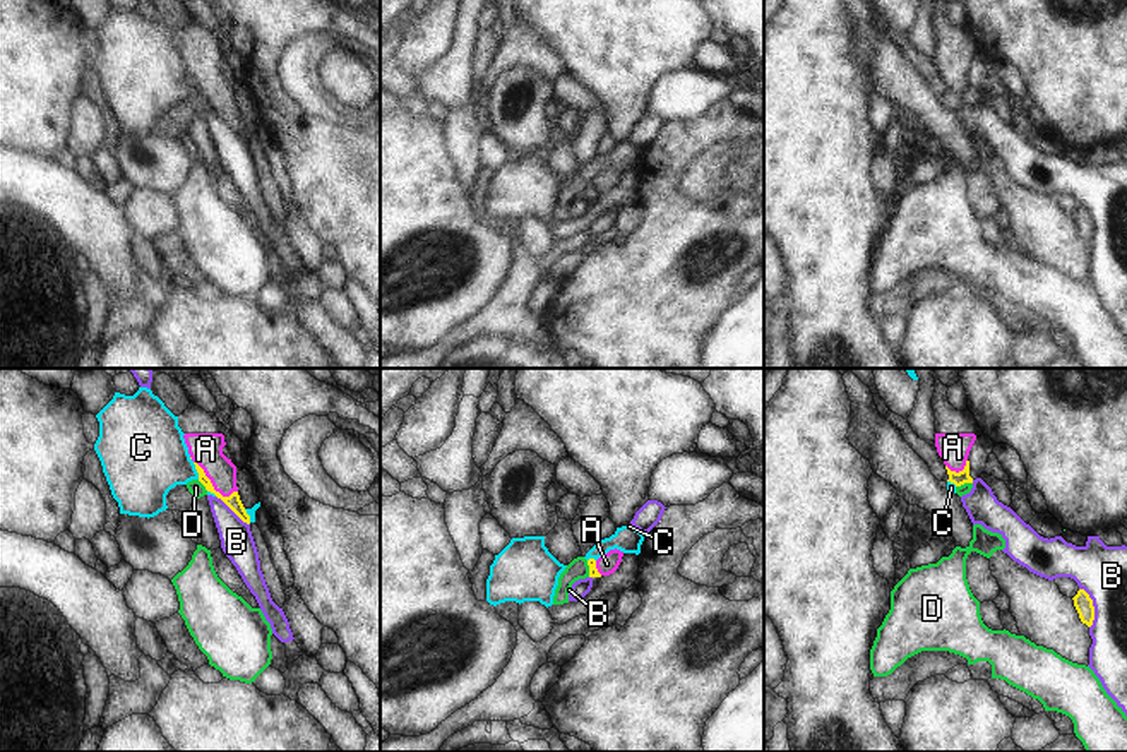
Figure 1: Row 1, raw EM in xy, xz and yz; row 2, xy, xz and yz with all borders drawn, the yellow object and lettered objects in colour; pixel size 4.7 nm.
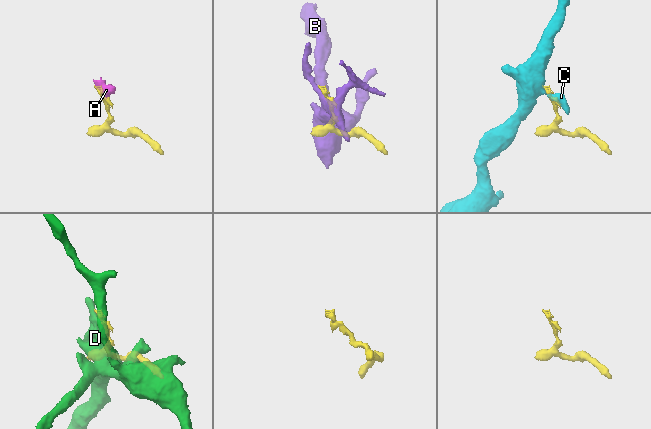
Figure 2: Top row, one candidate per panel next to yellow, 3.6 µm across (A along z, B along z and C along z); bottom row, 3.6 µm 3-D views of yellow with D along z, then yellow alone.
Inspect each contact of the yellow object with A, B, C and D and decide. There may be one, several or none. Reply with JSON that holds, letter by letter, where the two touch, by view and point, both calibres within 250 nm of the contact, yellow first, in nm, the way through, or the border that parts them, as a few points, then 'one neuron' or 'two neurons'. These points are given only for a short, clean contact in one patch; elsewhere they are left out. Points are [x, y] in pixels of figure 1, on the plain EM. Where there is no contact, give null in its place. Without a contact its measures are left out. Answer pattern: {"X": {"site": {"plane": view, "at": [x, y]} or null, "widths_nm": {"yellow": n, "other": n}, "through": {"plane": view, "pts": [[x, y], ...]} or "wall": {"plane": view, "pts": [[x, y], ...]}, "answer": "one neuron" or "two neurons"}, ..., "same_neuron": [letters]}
{"A": {"site": {"plane": "xy", "at": [213, 103]}, "widths_nm": {"yellow": 70, "other": 160}, "through": {"plane": "xy", "pts": [[233, 119], [213, 103], [213, 83], [206, 65]]}, "answer": "one neuron"}, "B": {"site": {"plane": "yz", "at": [1093, 223]}, "widths_nm": {"yellow": 90, "other": 240}, "answer": "two neurons"}, "C": {"site": {"plane": "xy", "at": [197, 88]}, "widths_nm": {"yellow": 70, "other": 380}, "wall": {"plane": "xy", "pts": [[192, 79], [199, 95]]}, "answer": "two neurons"}, "D": {"site": {"plane": "xy", "at": [202, 100]}, "widths_nm": {"yellow": 70, "other": 70}, "wall": {"plane": "xy", "pts": [[197, 96], [208, 107]]}, "answer": "two neurons"}, "same_neuron": ["A"]}

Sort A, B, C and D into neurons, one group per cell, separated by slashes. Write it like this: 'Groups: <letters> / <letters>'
Groups: A / B / C / D.

